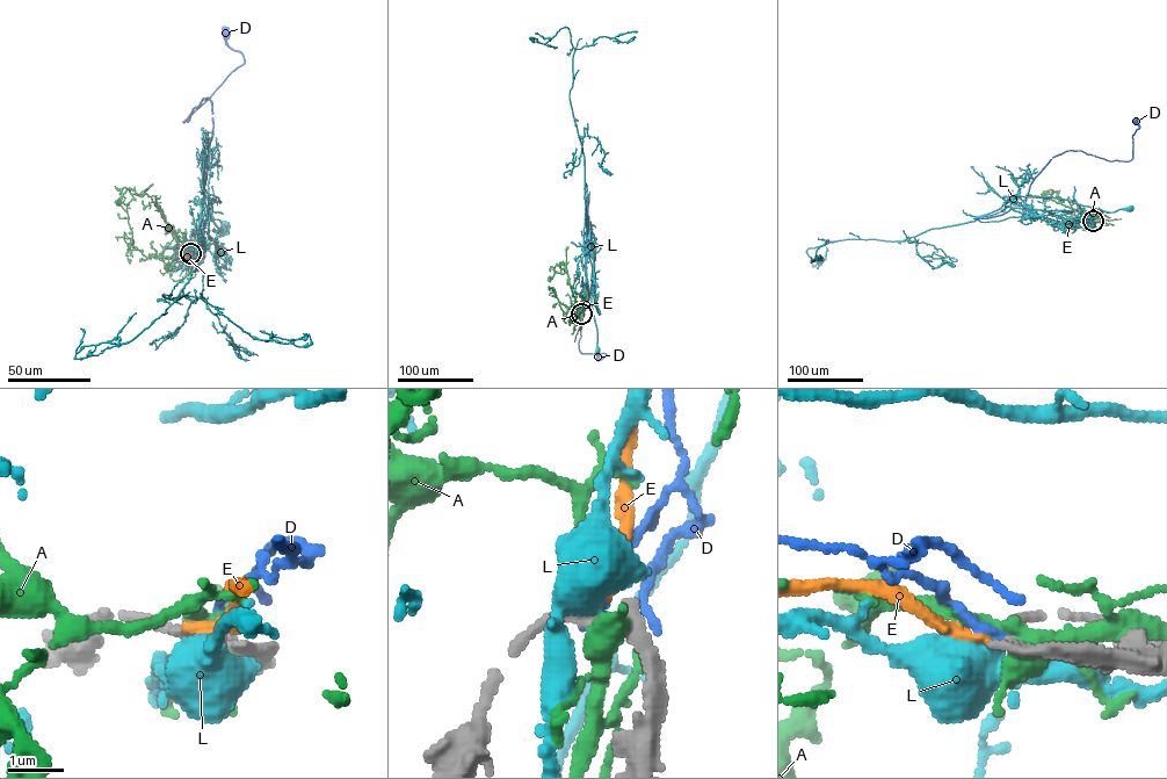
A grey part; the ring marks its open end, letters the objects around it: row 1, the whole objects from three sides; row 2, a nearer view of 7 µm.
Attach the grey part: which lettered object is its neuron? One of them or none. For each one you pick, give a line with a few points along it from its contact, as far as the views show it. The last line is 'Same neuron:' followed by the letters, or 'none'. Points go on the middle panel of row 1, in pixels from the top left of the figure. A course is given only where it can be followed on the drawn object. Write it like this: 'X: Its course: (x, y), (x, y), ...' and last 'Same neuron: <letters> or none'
E: Its course: (581, 314), (588, 296), (585, 285)
Same neuron: E

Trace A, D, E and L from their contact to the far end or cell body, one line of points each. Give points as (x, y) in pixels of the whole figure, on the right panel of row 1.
A: (1093, 221), (1041, 194), (1052, 189), (1051, 195), (1045, 199), (1051, 197)
D: (1093, 221), (1056, 221), (1024, 209), (1029, 185), (1052, 158), (1067, 151), (1130, 160), (1136, 120)
E: (1093, 221), (1064, 223)
L: (1093, 221), (1030, 209), (1017, 195), (1009, 194), (1052, 196), (1109, 213), (1130, 209)

